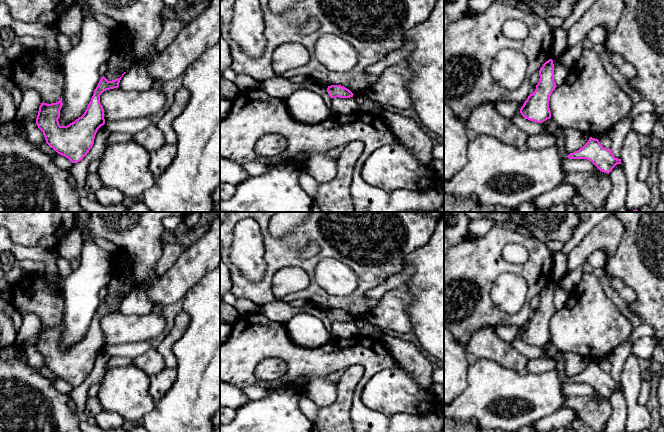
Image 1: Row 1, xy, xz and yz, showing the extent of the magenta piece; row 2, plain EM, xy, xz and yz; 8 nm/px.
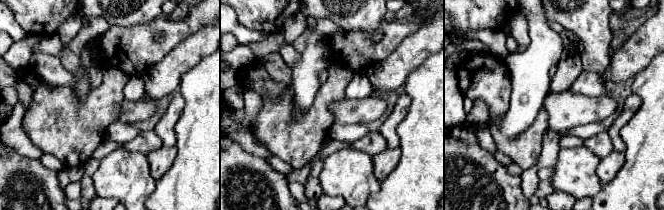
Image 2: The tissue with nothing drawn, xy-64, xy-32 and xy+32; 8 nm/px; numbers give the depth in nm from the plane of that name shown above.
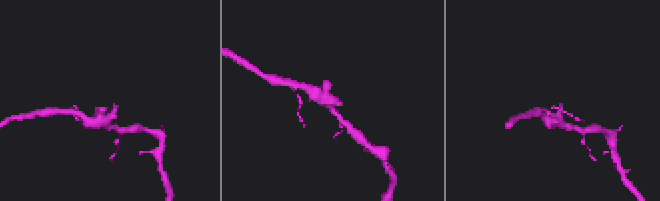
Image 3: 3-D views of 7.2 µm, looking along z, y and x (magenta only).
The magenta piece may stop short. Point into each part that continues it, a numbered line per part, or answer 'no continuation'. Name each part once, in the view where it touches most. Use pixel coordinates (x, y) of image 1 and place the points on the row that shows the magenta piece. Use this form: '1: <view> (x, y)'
no continuation

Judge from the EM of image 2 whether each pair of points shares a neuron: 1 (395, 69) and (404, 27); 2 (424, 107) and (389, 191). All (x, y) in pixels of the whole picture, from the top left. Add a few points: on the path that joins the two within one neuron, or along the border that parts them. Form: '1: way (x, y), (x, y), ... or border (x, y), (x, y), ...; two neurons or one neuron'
1: border (419, 27), (409, 34), (385, 59); two neurons
2: way (424, 128), (424, 156), (410, 170); one neuron

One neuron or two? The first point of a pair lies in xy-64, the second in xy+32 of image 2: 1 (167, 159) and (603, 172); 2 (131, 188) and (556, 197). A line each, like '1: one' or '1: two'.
1: one
2: two

